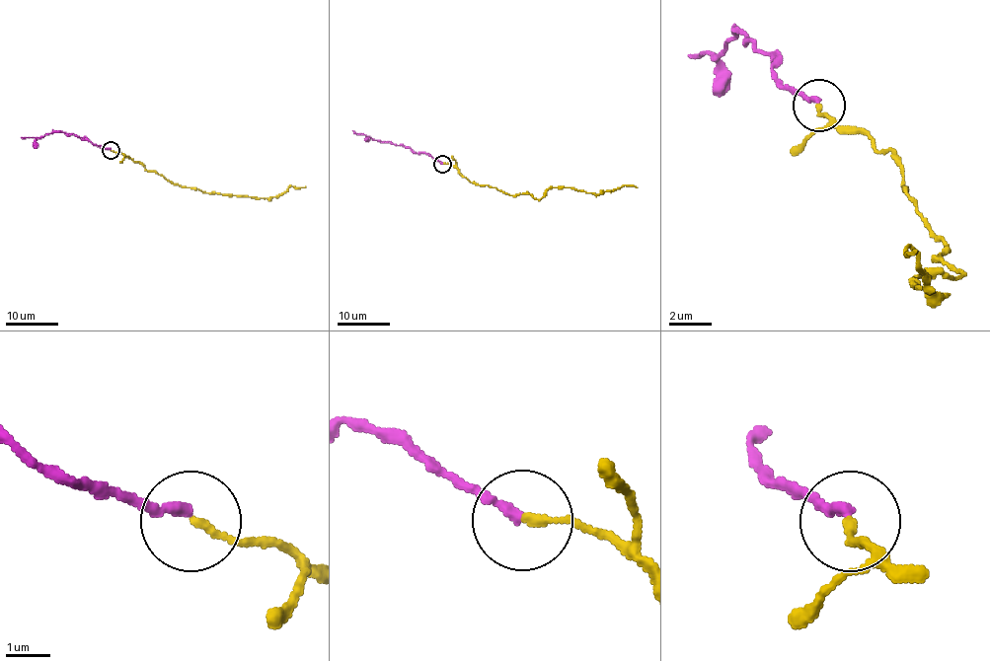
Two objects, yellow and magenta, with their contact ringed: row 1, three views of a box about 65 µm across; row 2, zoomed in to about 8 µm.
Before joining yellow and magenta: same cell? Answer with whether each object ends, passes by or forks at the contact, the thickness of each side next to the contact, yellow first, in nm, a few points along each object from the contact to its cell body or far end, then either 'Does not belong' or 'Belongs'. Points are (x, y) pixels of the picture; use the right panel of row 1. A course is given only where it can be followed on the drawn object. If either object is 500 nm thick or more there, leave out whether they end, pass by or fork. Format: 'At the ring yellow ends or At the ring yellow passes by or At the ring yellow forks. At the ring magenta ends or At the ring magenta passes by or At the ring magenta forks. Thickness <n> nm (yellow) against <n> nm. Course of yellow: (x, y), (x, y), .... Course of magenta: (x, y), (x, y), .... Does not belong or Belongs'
At the ring yellow ends. At the ring magenta ends. Thickness 160 nm (yellow) against 240 nm. Course of yellow: (820, 107), (888, 148), (942, 258), (962, 274), (915, 280), (942, 296), (904, 254), (915, 249). Course of magenta: (820, 101), (794, 96), (773, 69), (778, 64), (736, 33), (721, 53), (689, 53). Belongs

